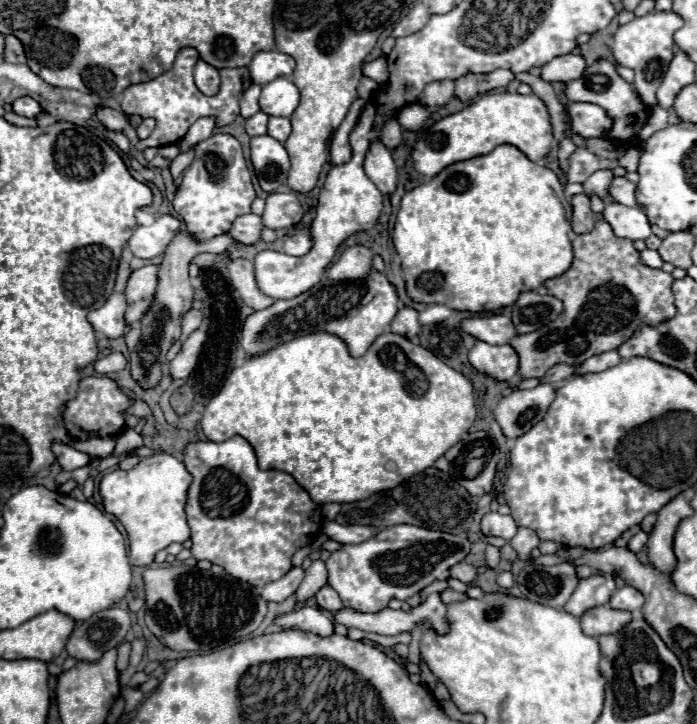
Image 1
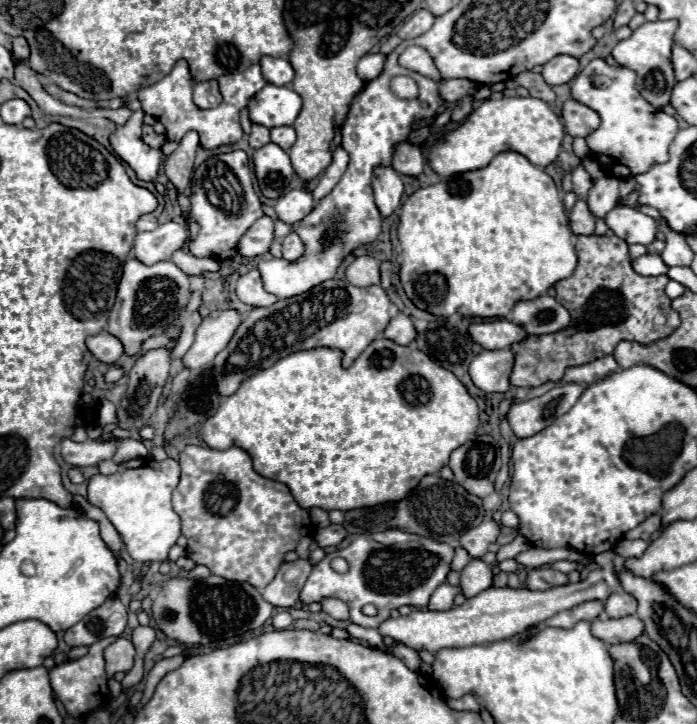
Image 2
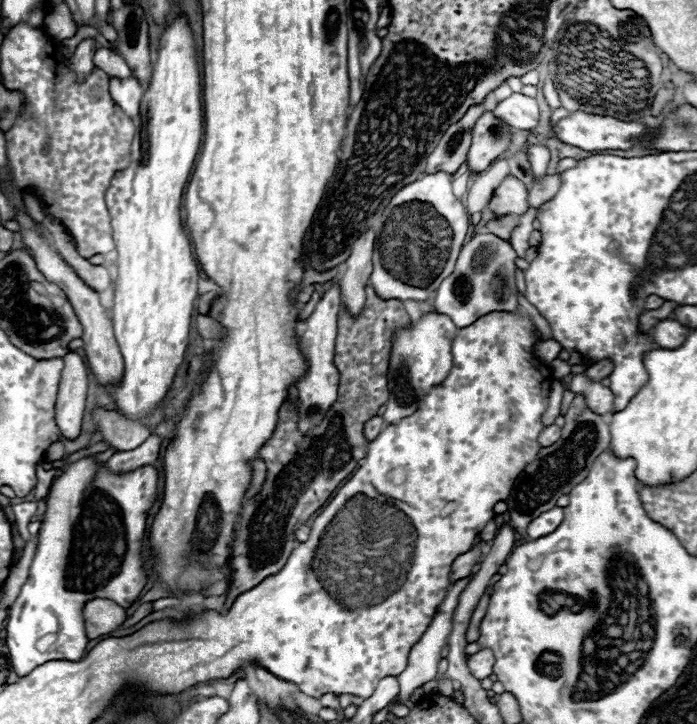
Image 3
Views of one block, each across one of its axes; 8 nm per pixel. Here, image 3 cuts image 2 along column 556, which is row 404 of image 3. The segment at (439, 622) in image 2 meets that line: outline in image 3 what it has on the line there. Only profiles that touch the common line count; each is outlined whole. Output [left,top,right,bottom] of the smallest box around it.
[570,374,614,414]

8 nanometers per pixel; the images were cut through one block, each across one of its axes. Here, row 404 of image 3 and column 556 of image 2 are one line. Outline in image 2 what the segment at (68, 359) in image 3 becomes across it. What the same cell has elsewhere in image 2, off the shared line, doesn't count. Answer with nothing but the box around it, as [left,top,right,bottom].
[542,54,580,86]

